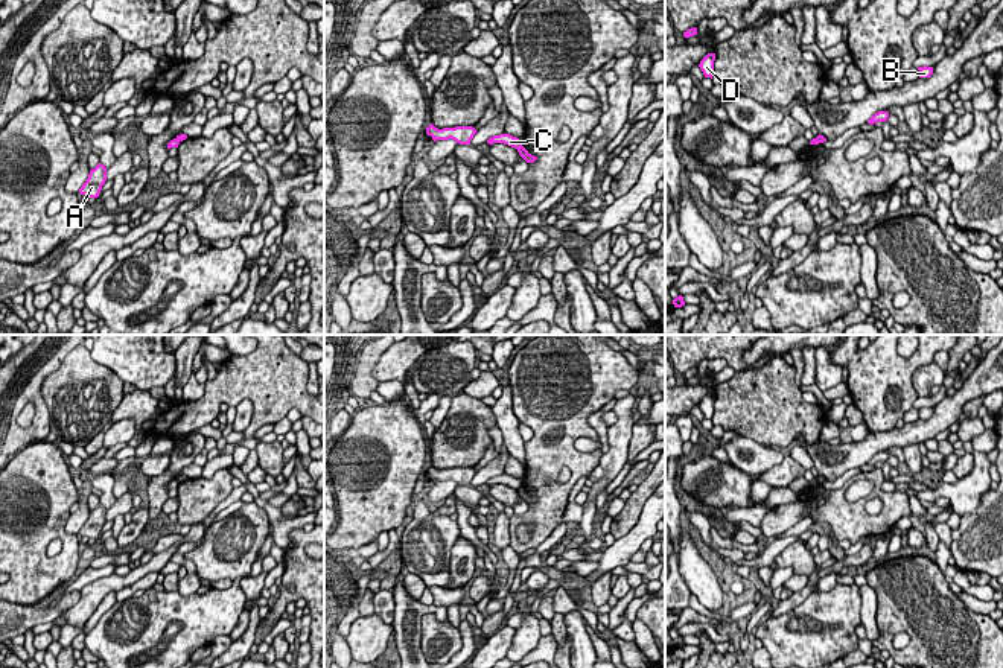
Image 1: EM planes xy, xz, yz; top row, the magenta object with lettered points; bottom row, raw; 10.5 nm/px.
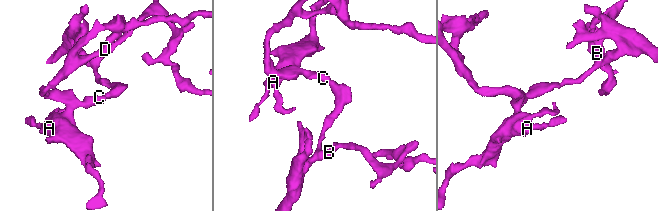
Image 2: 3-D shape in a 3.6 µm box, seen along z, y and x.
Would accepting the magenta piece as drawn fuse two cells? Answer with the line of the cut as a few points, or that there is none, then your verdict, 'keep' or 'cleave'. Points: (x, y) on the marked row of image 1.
cut xz (521, 143), (516, 148); cleave

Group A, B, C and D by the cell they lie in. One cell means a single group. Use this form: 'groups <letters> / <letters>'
groups A C D / B

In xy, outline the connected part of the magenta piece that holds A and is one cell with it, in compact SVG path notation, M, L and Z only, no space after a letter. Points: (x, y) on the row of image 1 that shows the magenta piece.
M99 163L94 169L90 170L87 181L79 189L79 193L88 198L97 198L105 181L107 167Z

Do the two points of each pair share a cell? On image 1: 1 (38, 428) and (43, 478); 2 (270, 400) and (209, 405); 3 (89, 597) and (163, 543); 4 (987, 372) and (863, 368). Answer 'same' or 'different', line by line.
1: different
2: same
3: different
4: different

